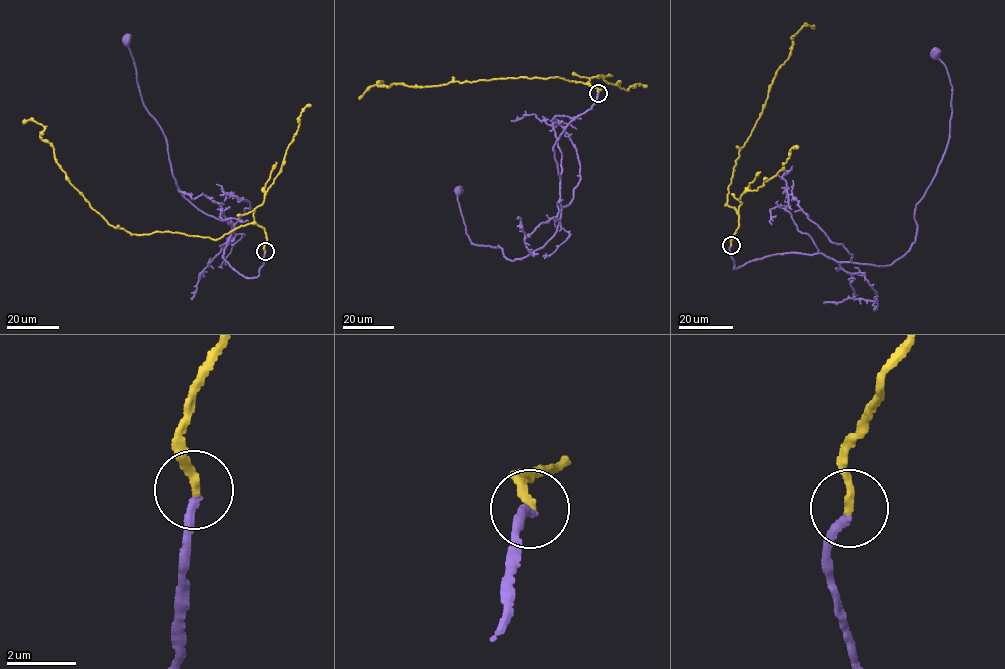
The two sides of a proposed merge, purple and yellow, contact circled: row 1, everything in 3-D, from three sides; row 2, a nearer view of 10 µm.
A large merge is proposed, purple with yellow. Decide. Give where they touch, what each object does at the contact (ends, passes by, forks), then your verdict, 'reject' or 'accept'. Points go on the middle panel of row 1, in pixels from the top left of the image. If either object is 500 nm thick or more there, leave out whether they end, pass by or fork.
place (598, 93); purple ends; yellow ends; reject

